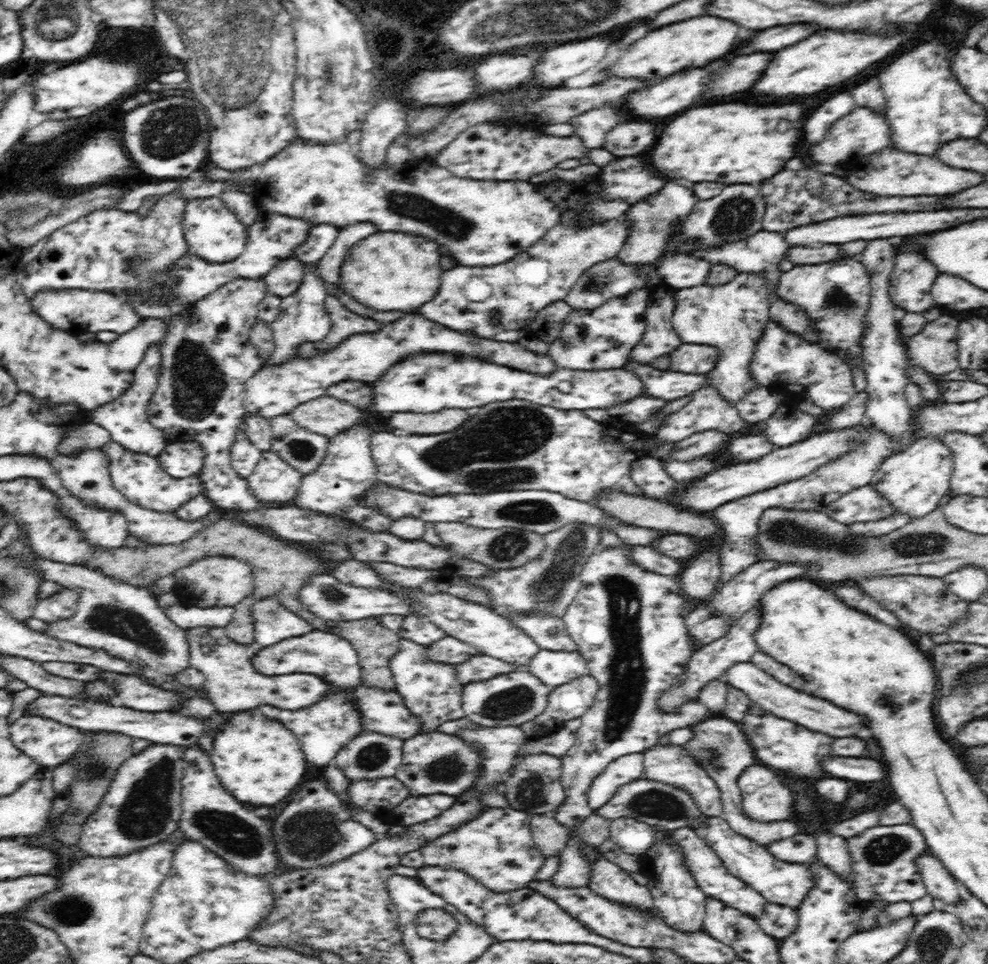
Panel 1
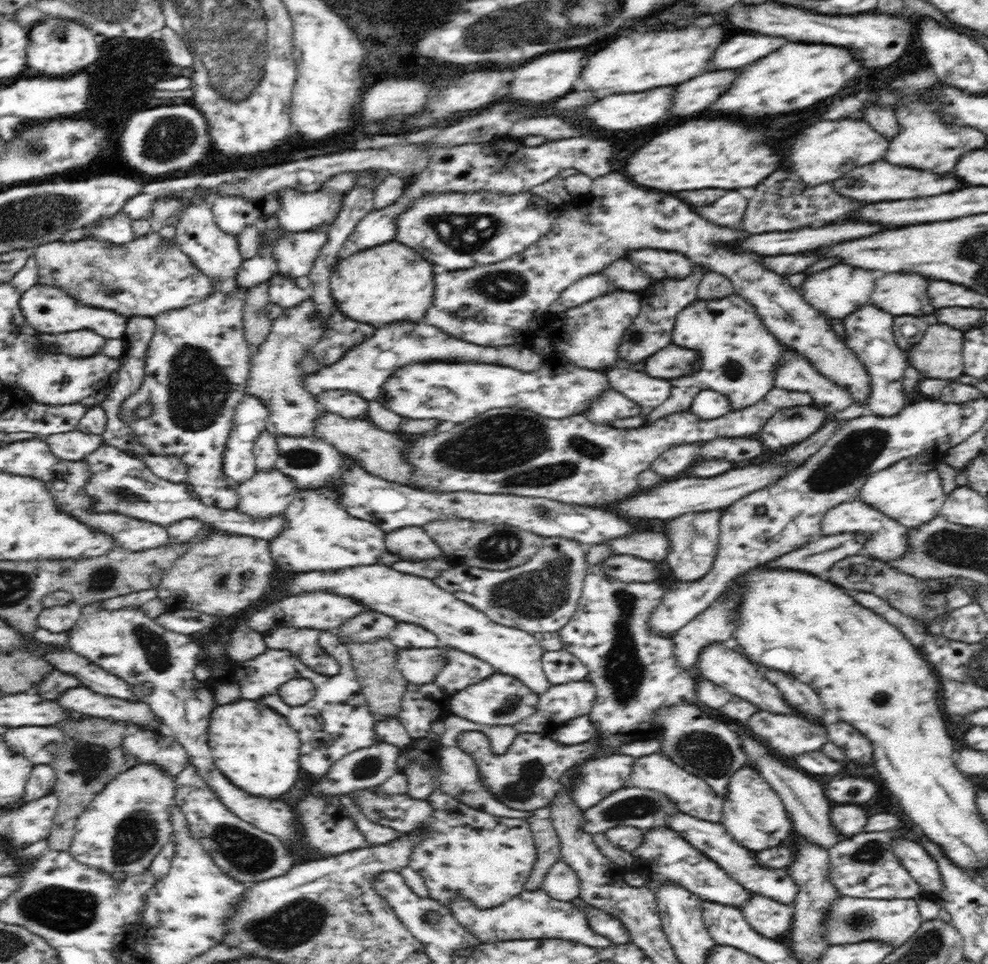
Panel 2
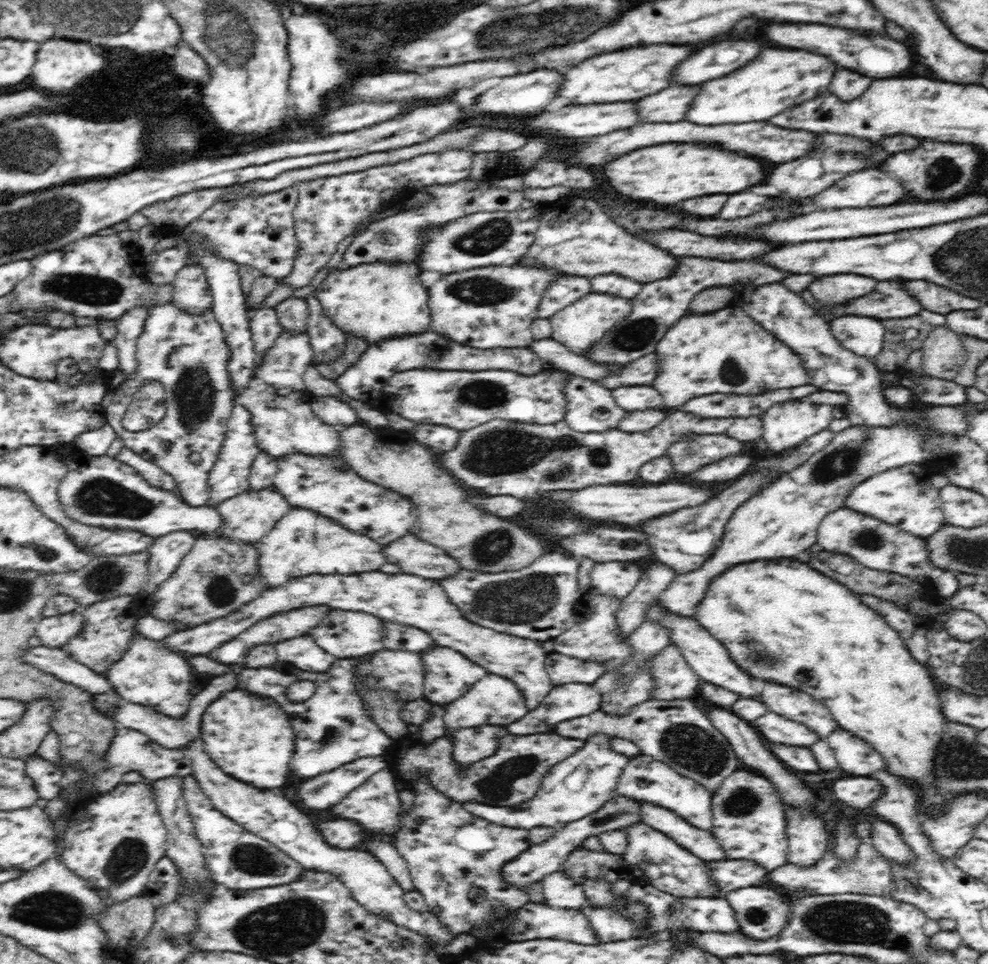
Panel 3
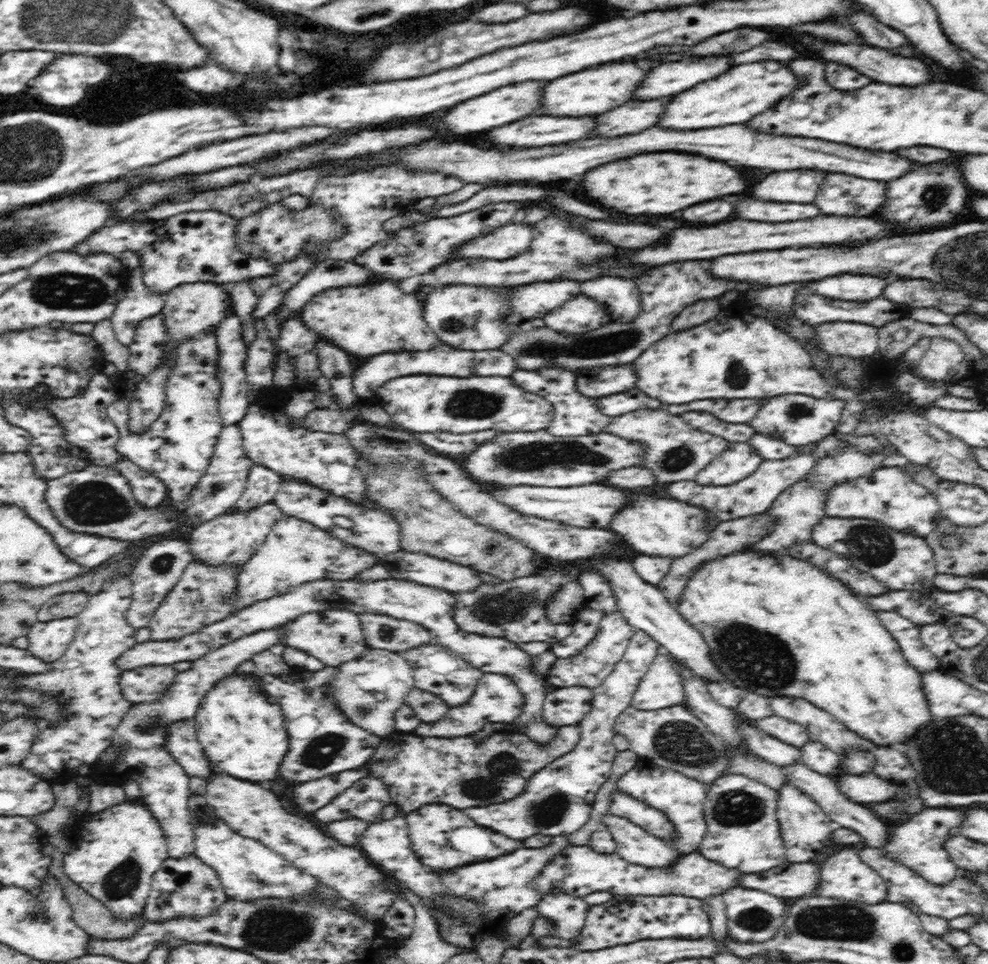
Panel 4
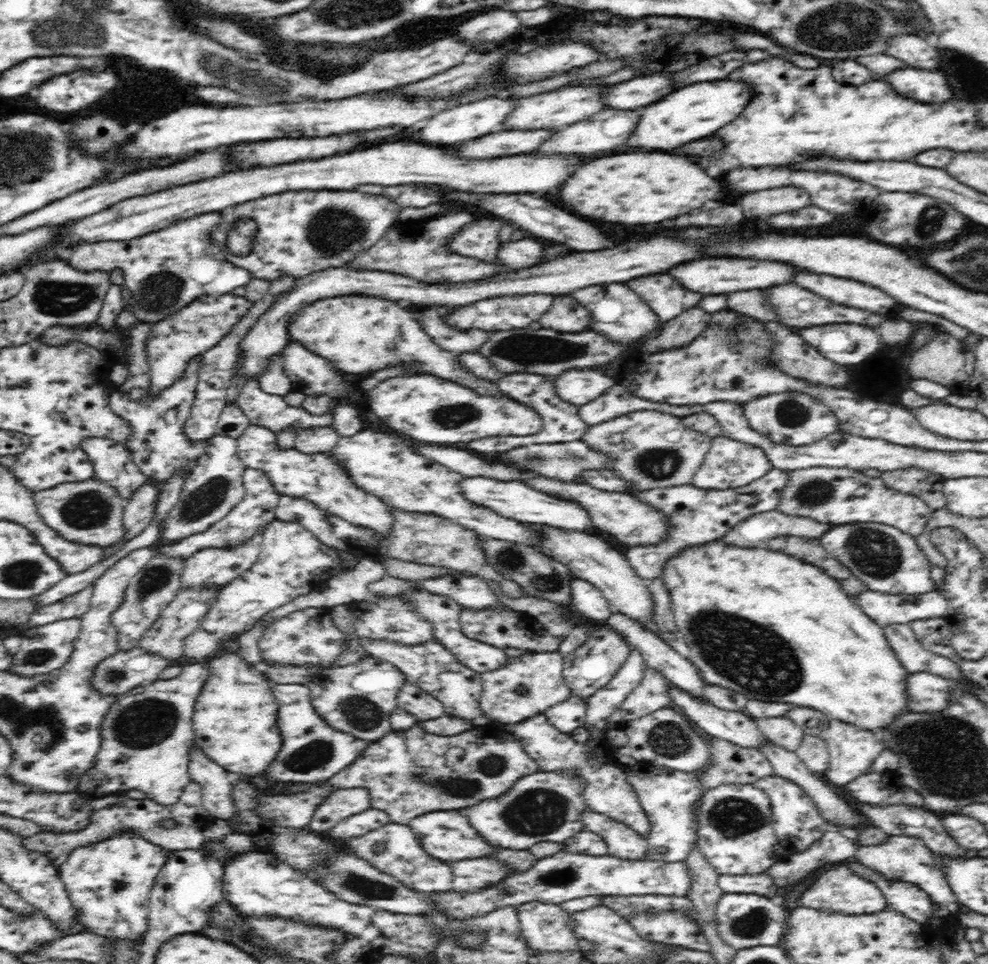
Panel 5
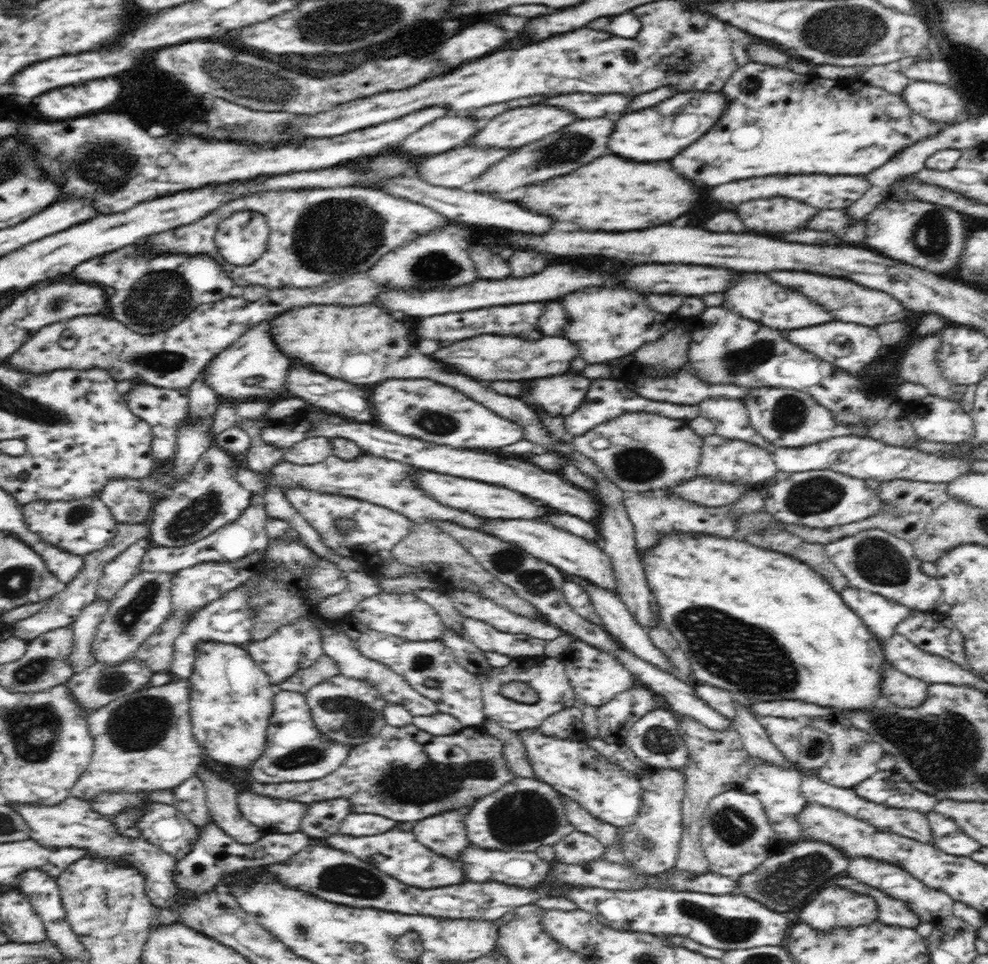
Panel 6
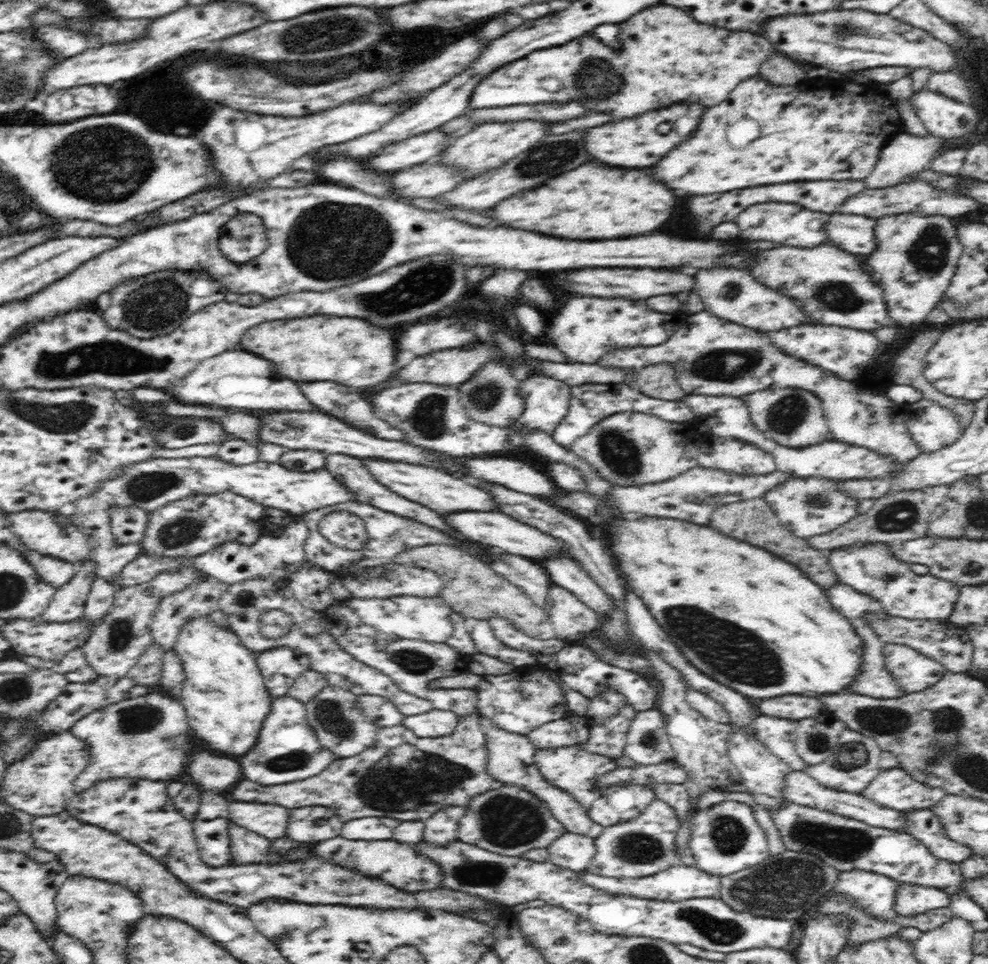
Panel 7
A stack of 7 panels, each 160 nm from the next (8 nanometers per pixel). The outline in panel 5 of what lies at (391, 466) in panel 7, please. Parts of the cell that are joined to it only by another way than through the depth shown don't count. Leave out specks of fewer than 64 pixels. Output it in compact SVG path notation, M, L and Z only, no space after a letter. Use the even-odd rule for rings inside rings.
M466 478L460 486L462 496L478 506L486 506L494 510L500 516L526 522L526 524L546 524L554 528L564 530L590 530L590 516L574 502L566 502L554 496L546 496L542 492L532 490L530 486L524 486L520 482L498 482L498 480L486 480L486 478Z

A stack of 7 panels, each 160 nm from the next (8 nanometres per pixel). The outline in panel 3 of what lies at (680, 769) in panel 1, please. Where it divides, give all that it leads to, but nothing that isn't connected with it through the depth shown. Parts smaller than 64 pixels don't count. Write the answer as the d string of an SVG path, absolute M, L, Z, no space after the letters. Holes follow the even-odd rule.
M639 755L631 758L624 767L615 789L618 795L635 798L636 800L671 810L700 830L710 831L713 826L713 814L711 811L712 791L698 784L695 780L678 774L667 764L648 756Z

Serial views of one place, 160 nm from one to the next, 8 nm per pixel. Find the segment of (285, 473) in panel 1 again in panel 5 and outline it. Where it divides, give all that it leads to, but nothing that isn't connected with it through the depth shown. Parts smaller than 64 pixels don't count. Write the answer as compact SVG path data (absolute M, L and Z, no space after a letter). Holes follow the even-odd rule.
M265 527L258 528L258 532L244 544L232 546L232 548L202 548L194 552L185 560L184 570L181 572L181 588L208 588L208 586L223 587L238 578L242 572L246 572L260 556L263 532Z

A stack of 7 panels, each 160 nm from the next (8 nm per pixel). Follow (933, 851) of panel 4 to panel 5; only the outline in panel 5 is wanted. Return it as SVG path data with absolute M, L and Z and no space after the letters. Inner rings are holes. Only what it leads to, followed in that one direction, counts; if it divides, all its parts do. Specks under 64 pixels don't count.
M890 836L880 846L859 846L856 849L856 860L864 866L879 872L888 880L901 880L919 886L935 904L936 916L946 918L950 914L957 914L959 902L952 892L949 882L937 864L941 861L937 853L932 852L919 838L915 836Z

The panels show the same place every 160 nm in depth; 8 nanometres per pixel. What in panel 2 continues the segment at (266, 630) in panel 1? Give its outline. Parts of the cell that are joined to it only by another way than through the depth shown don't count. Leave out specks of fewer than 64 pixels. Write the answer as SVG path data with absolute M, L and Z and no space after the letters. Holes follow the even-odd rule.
M281 627L264 634L267 649L288 650L298 656L308 668L320 675L335 676L339 674L340 666L335 658L326 654L318 642L320 630L294 629Z

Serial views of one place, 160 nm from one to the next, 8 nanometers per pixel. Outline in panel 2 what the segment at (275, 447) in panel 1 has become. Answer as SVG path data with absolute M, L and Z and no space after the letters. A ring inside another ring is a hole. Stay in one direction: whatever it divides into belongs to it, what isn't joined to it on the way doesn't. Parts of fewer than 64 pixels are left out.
M316 435L312 438L309 436L278 436L276 440L280 456L277 458L275 469L292 478L298 491L306 490L306 488L324 488L324 486L331 484L339 494L340 505L343 505L346 512L352 514L354 518L367 520L368 522L373 521L386 532L392 532L392 530L398 530L398 528L406 526L421 527L427 522L444 518L466 518L466 520L474 522L509 524L548 538L564 536L578 542L582 541L586 547L606 542L610 538L628 536L630 532L634 532L632 524L628 524L624 518L616 516L614 512L598 510L600 508L598 506L594 506L594 508L572 506L572 504L560 504L560 502L554 502L554 500L548 500L548 498L530 498L529 496L516 496L515 494L480 494L470 491L432 492L424 488L390 482L366 472L359 465L350 465L348 461L344 461L344 457L336 447Z

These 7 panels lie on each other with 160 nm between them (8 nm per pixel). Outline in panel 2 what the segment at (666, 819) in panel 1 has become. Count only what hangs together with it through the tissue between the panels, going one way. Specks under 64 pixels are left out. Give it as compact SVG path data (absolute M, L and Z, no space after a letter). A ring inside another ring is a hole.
M625 786L612 791L596 806L583 811L584 824L581 828L591 835L605 833L609 828L616 828L617 826L632 826L641 828L644 831L656 827L666 827L667 816L678 812L680 810L678 810L674 802L661 792L636 786Z

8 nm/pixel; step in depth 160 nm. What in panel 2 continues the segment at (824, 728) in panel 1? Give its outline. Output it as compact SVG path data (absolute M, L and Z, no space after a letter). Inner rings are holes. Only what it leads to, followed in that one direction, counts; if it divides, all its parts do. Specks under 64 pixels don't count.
M731 643L710 644L700 652L696 667L700 675L710 683L724 688L728 693L739 696L752 704L756 704L760 710L768 710L774 714L790 714L790 708L786 708L778 688L770 683L761 672L758 672L757 665L748 660L742 654L735 652Z

